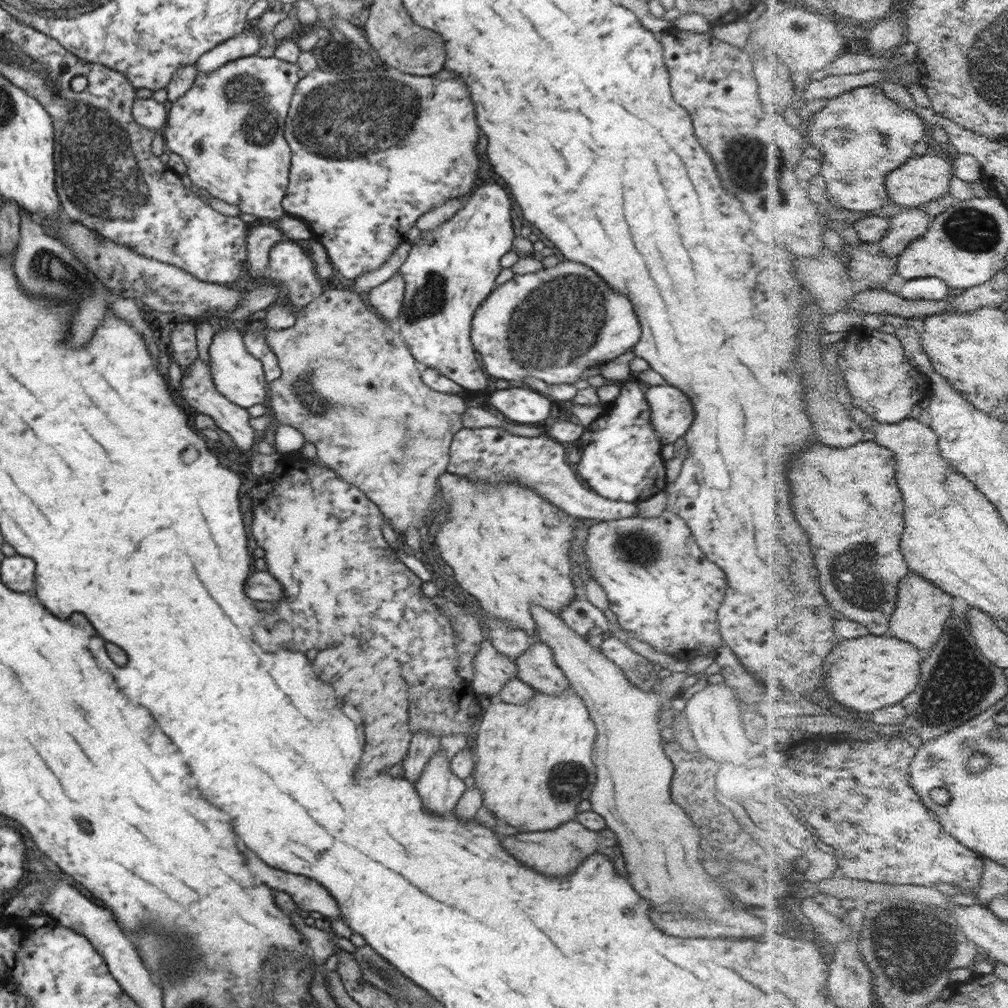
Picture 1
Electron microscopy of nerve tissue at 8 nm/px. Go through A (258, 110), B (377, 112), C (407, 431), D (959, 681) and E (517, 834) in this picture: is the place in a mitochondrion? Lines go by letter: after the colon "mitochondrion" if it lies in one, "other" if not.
A: mitochondrion
B: mitochondrion
C: mitochondrion
D: mitochondrion
E: other

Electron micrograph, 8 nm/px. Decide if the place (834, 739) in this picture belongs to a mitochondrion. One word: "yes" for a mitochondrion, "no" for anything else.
no

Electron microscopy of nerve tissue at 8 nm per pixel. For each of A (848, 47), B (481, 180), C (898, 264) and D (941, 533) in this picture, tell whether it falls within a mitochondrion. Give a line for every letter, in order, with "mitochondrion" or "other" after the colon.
A: other
B: other
C: other
D: other

